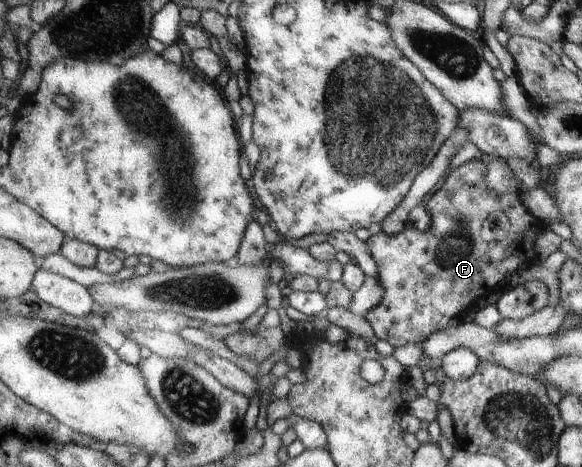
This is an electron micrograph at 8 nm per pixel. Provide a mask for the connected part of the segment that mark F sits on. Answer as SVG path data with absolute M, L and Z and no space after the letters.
M485 154L482 159L466 162L459 168L456 168L446 177L440 190L436 190L432 194L426 206L431 222L427 230L422 232L422 230L418 230L418 228L409 226L398 235L388 235L386 231L381 231L379 234L371 236L367 244L374 261L377 263L379 273L378 280L383 285L385 296L383 297L382 303L375 310L372 310L365 319L372 327L378 339L387 341L390 345L394 346L395 349L407 346L408 344L422 344L430 338L430 336L436 334L436 332L441 332L449 328L452 318L461 318L462 314L474 307L474 304L478 301L483 300L493 292L497 292L498 286L502 284L508 276L516 273L522 266L530 266L530 264L536 262L538 256L534 251L534 239L548 227L526 209L525 202L521 198L521 184L522 182L519 180L517 173L511 168L508 161Z

